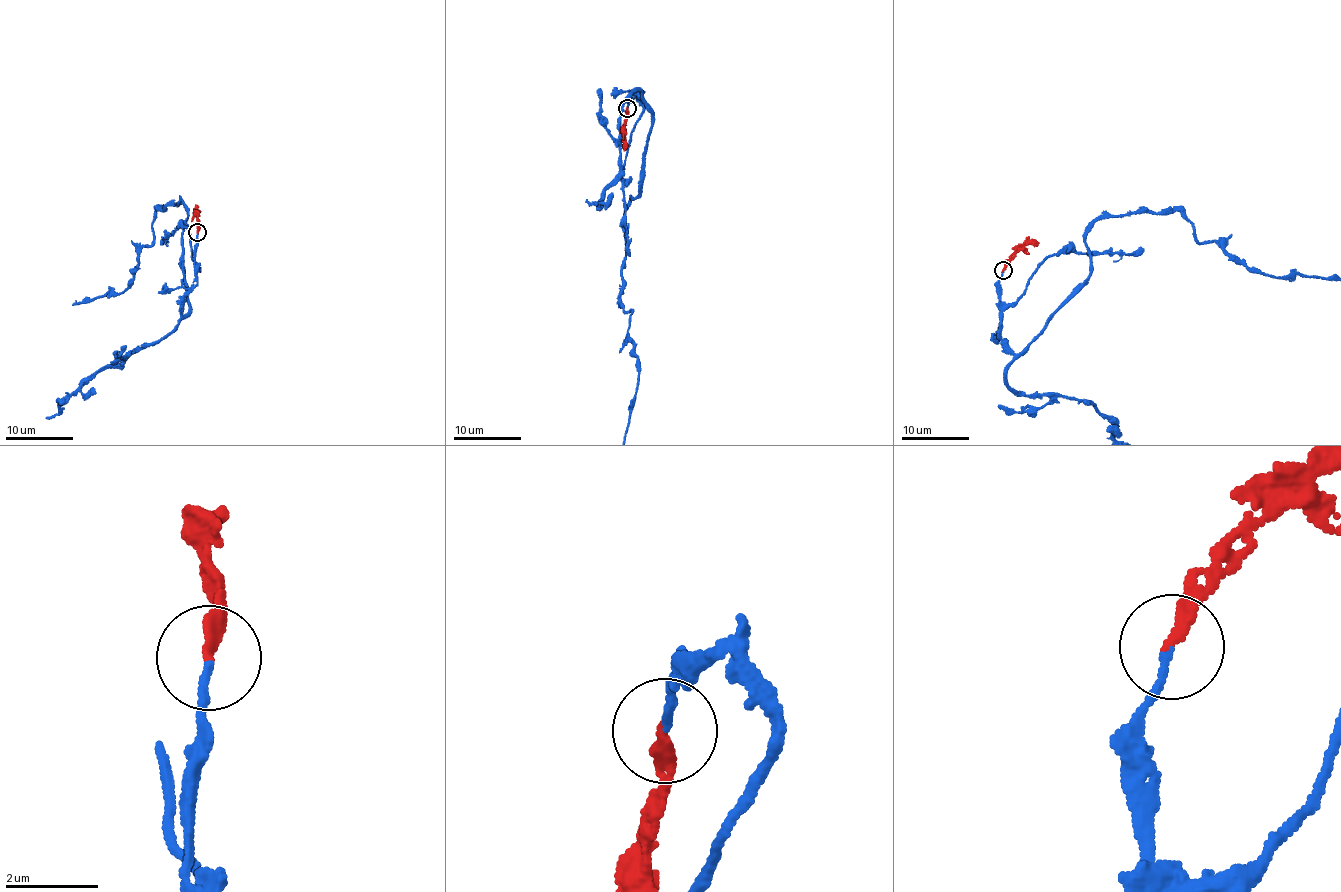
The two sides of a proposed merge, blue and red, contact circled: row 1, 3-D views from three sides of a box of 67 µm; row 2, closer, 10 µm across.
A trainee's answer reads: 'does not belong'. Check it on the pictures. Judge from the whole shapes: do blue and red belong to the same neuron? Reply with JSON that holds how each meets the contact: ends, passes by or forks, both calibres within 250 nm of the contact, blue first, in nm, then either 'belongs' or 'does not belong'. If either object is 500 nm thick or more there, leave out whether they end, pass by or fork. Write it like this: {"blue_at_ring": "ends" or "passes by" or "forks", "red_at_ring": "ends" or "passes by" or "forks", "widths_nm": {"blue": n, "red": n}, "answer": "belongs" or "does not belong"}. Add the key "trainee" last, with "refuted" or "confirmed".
{"blue_at_ring": "ends", "red_at_ring": "ends", "widths_nm": {"blue": 130, "red": 240}, "answer": "belongs", "trainee": "refuted"}

